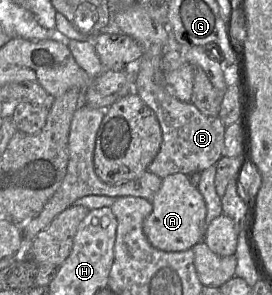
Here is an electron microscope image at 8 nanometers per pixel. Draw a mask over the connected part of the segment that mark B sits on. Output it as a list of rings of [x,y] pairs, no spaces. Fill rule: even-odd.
[[[151,45],[134,66],[134,92],[155,113],[162,131],[160,150],[148,170],[163,179],[169,175],[202,172],[222,157],[226,127],[219,117],[202,114],[191,102],[182,102],[168,94],[164,87],[162,55],[164,47]]]

